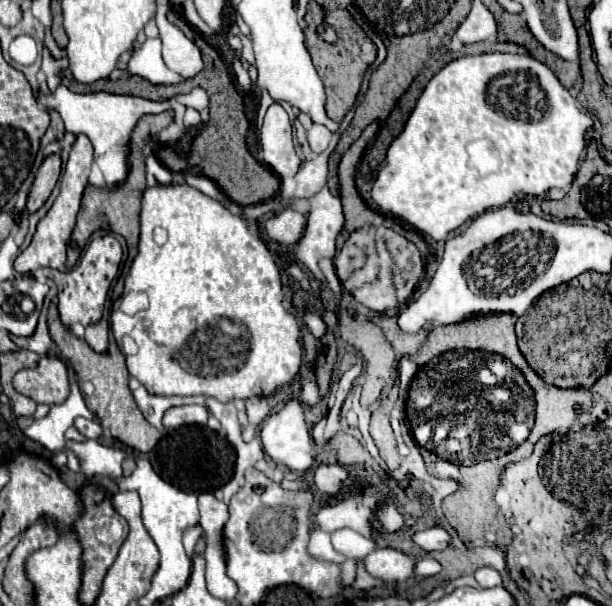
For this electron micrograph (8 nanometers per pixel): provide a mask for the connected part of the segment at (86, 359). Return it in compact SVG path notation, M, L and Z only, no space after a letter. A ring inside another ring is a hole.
M49 309L47 323L49 323L49 333L51 333L53 341L57 343L61 355L73 365L77 377L91 381L95 385L95 393L91 397L87 397L85 401L87 401L87 407L99 417L103 429L109 429L115 439L119 439L121 443L125 443L137 451L143 451L143 453L151 451L157 445L157 441L161 439L161 433L159 433L159 429L155 429L153 425L147 423L147 419L143 417L143 413L139 411L139 407L133 401L133 395L129 391L129 371L125 365L125 355L119 351L119 347L111 341L111 351L107 355L95 353L93 349L89 349L89 345L83 339L73 337L71 331L63 327L63 323L59 321L57 309Z

